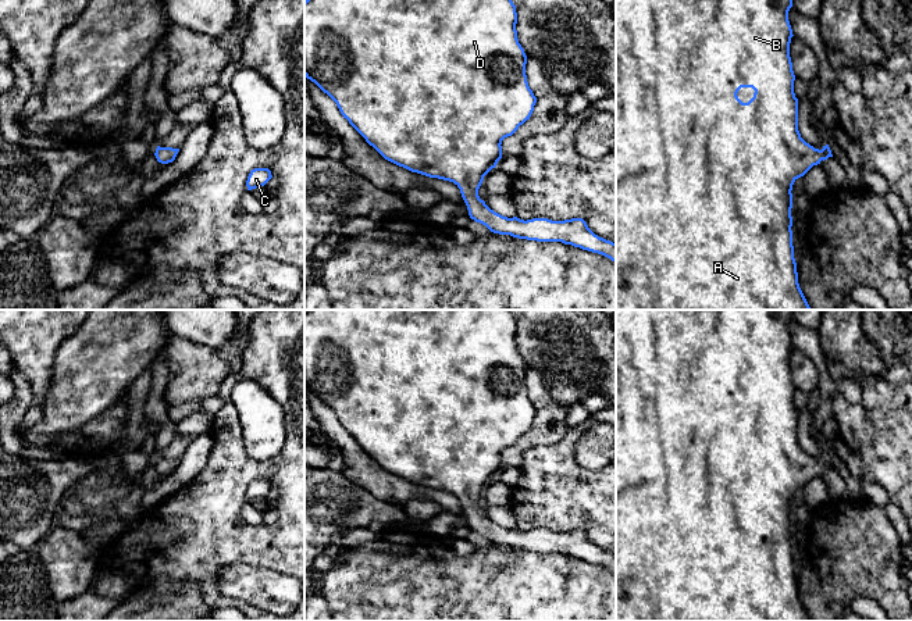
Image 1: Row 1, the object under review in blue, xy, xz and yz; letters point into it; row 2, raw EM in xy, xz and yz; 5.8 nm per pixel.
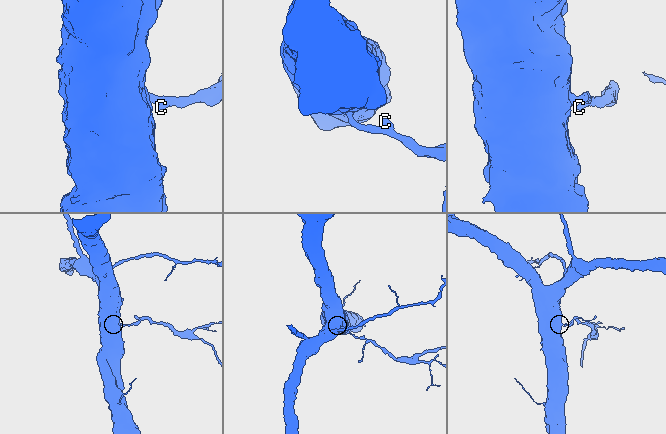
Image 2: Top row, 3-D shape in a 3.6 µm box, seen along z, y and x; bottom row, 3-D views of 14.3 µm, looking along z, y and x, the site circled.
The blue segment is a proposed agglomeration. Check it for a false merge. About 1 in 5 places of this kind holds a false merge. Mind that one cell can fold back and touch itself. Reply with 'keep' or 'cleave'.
keep

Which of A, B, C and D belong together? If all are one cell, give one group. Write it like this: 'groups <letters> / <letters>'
groups A B C D

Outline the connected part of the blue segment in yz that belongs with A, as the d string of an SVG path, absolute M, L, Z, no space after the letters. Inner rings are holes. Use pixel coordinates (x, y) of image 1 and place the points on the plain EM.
M616 310L616 621L812 621L812 620L811 620L811 618L809 618L809 615L808 615L808 613L806 613L806 610L805 610L805 607L804 607L804 604L802 604L802 602L801 602L801 599L799 599L799 595L798 595L798 583L797 583L797 574L795 574L795 570L794 570L794 557L792 557L792 542L791 542L791 538L792 538L792 528L791 528L791 520L792 520L792 504L791 504L791 502L792 502L792 496L794 496L794 493L795 493L795 492L797 492L797 490L798 490L798 489L801 489L801 488L804 488L804 486L805 486L805 485L806 485L806 483L808 483L808 482L809 482L809 481L811 481L811 479L812 479L812 478L813 478L813 477L817 477L817 475L820 475L820 472L822 472L822 471L823 471L823 472L824 472L824 471L827 471L827 470L829 470L829 468L833 468L833 465L831 465L831 461L830 461L830 458L829 458L829 456L826 456L826 457L823 457L823 460L822 460L822 461L819 461L819 460L815 460L815 458L813 458L813 457L811 457L811 456L809 456L809 454L806 454L806 453L805 453L805 452L804 452L804 450L802 450L802 449L801 449L801 445L799 445L799 442L798 442L798 410L797 410L797 408L795 408L795 404L794 404L794 392L795 392L795 386L794 386L794 382L792 382L792 374L791 374L791 368L790 368L790 354L791 354L791 349L792 349L792 347L794 347L794 346L792 346L792 340L791 340L791 336L790 336L790 332L788 332L788 322L790 322L790 320L791 320L791 318L792 318L792 310ZM741 399L752 399L752 400L754 400L754 401L755 401L755 404L754 404L754 408L752 408L752 410L751 410L751 411L749 411L749 413L748 413L748 414L742 414L742 413L741 413L741 411L740 411L740 410L738 410L738 407L737 407L737 404L738 404L738 401L740 401L740 400L741 400Z

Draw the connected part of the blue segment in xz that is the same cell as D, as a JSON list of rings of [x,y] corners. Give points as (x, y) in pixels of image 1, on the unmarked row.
[[[307,310],[304,313],[304,388],[314,393],[338,417],[343,429],[373,457],[385,471],[430,489],[453,493],[462,504],[469,527],[485,536],[491,543],[510,546],[537,553],[562,553],[583,561],[602,565],[616,574],[616,554],[599,549],[583,529],[552,532],[548,529],[507,529],[491,521],[478,507],[484,488],[502,470],[502,452],[512,447],[520,436],[530,431],[537,408],[528,397],[526,386],[527,367],[517,350],[517,324],[512,310]]]

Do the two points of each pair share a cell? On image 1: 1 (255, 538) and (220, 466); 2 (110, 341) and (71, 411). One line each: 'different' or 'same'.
1: same
2: same

